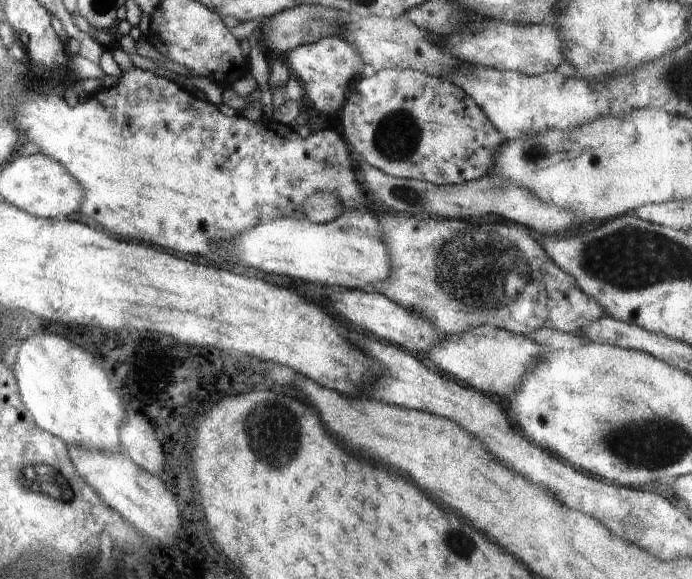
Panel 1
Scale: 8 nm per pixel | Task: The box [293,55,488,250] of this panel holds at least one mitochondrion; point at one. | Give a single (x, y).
(399, 137)

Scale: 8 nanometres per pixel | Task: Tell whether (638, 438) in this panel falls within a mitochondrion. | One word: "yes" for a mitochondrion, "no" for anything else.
yes

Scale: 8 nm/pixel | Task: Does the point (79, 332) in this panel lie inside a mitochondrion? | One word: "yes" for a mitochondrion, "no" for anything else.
no

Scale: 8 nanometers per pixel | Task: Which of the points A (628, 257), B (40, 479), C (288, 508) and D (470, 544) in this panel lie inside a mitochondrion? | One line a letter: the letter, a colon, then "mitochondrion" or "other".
A: mitochondrion
B: mitochondrion
C: other
D: mitochondrion

